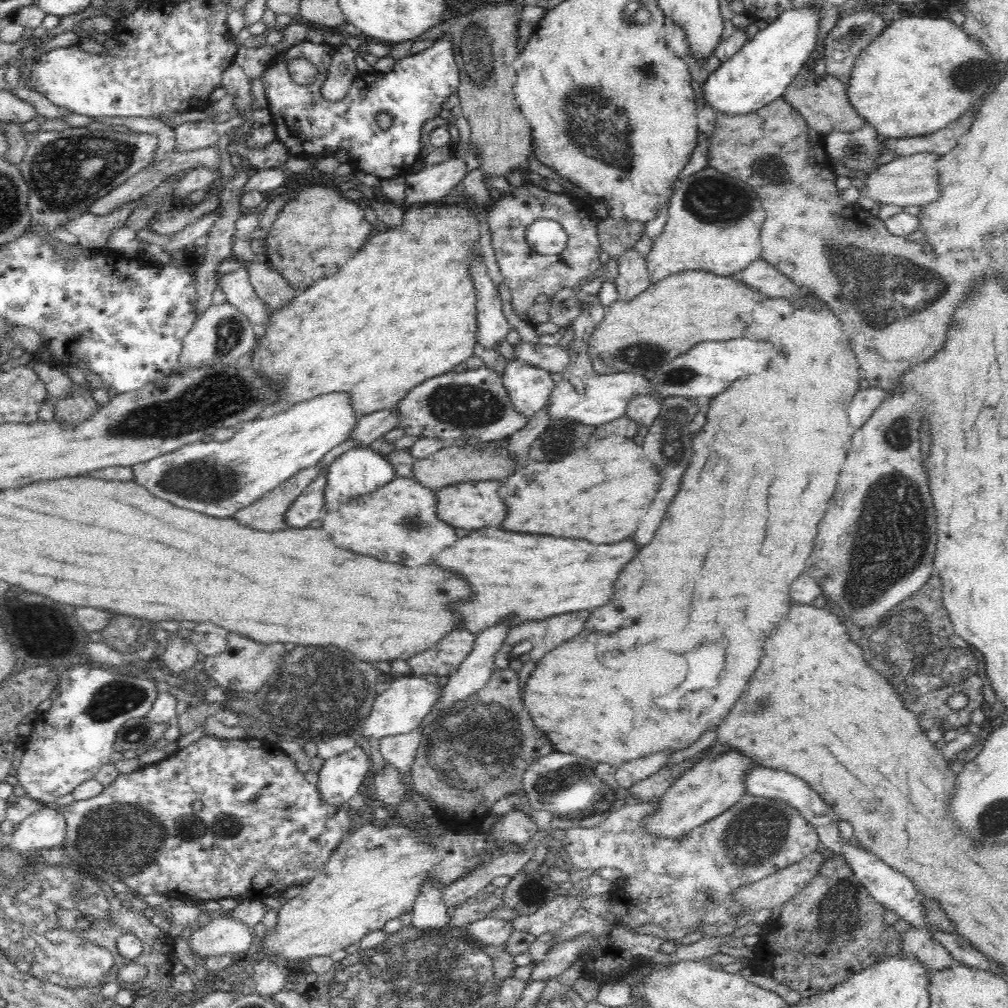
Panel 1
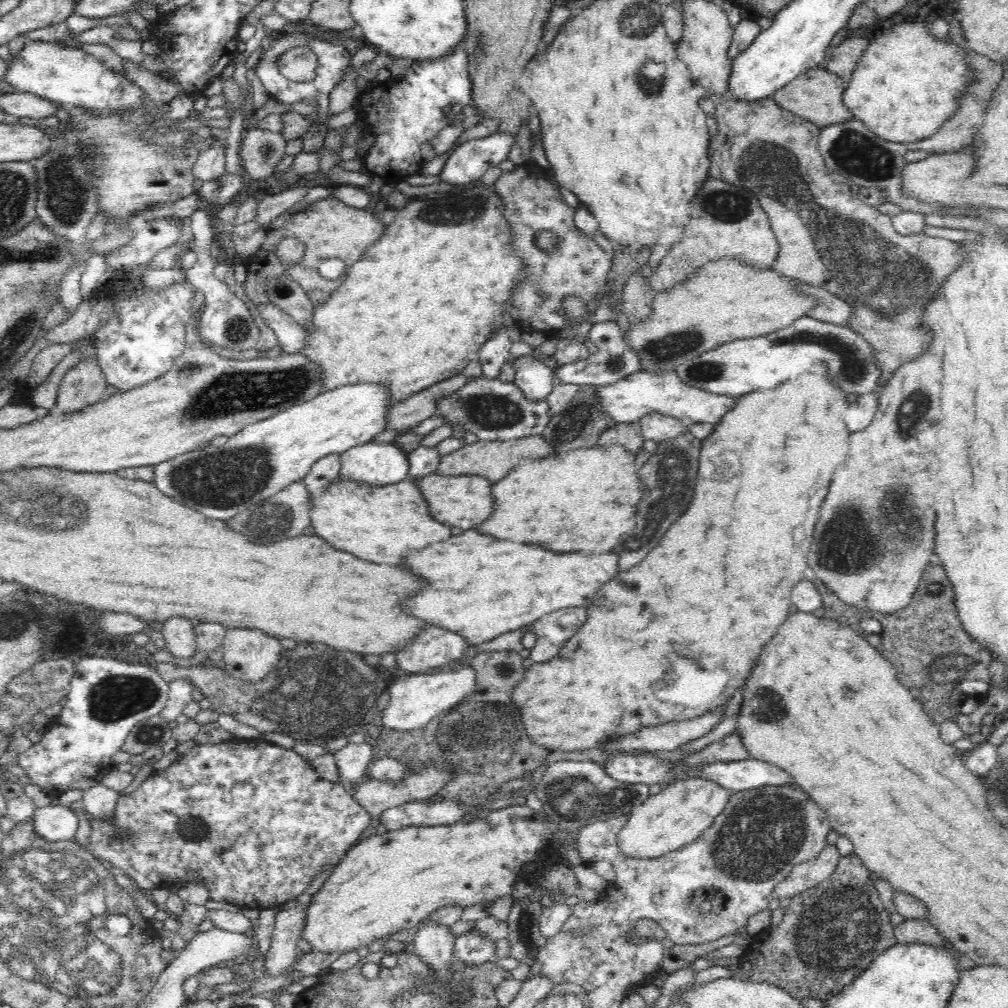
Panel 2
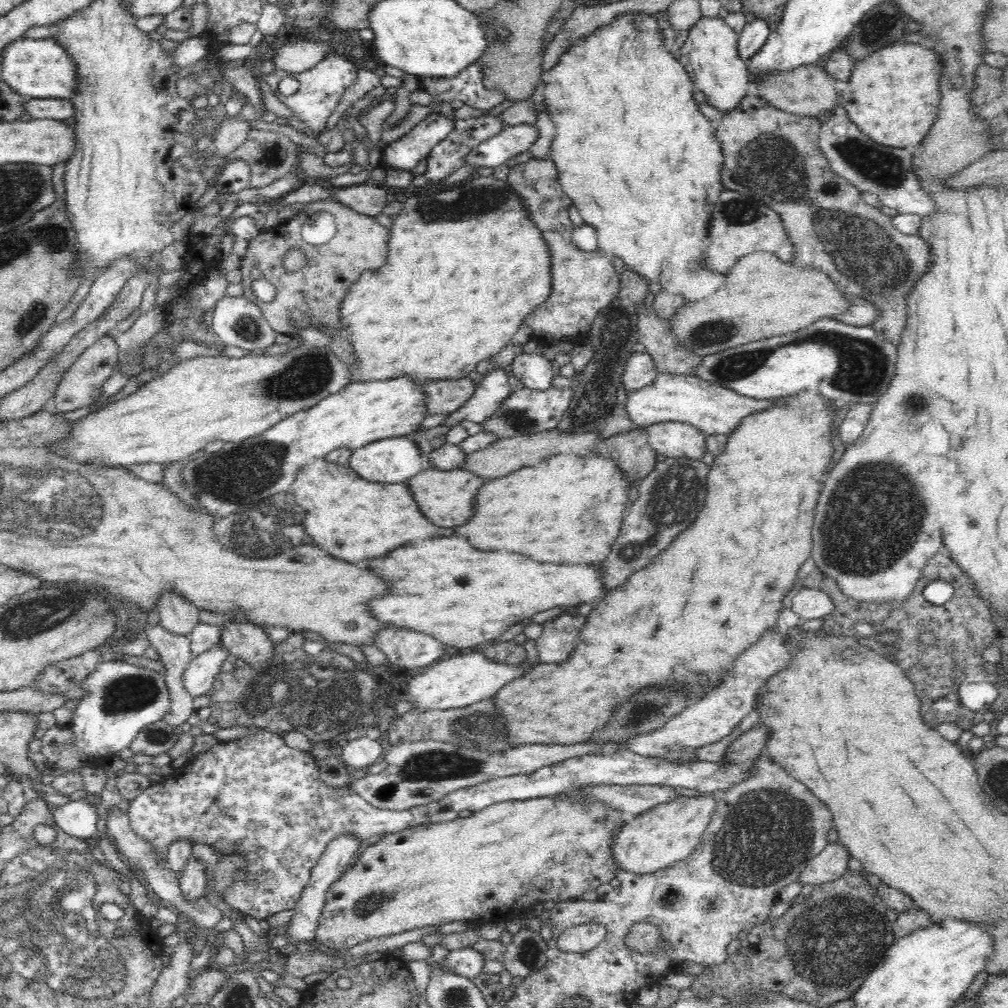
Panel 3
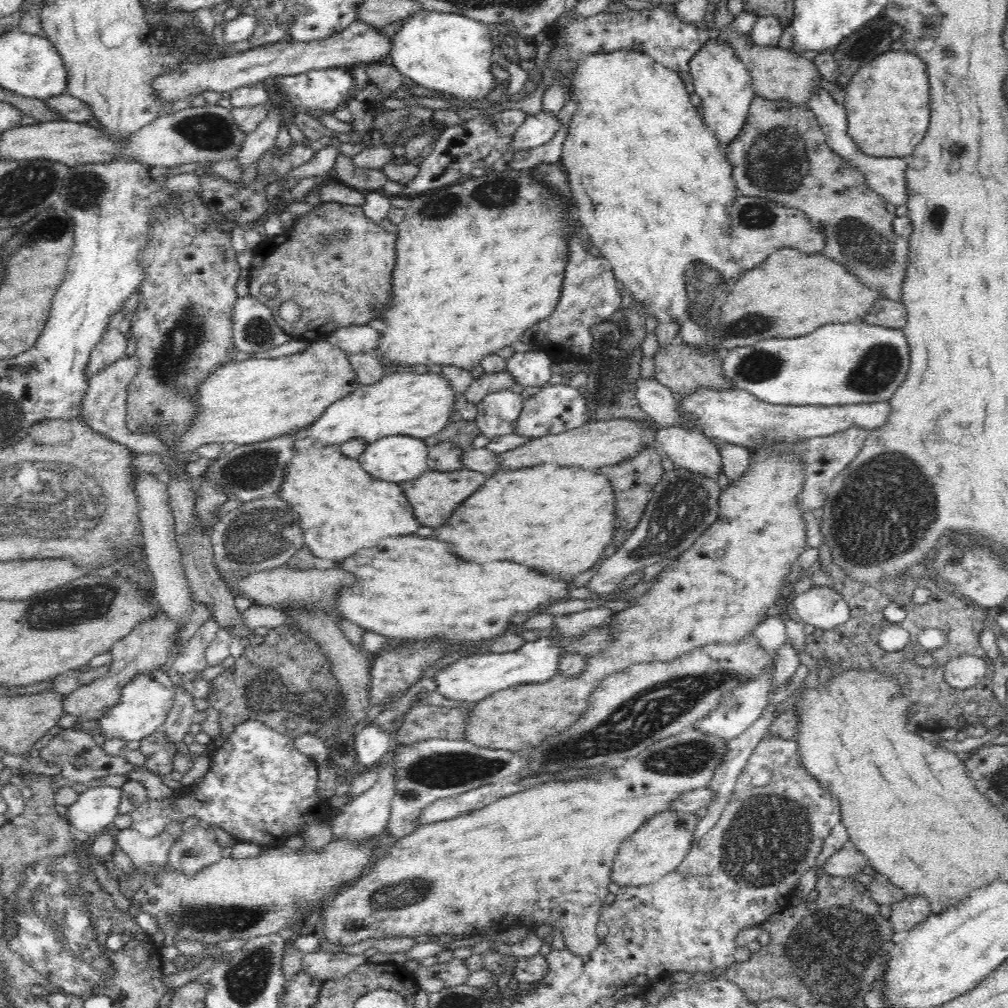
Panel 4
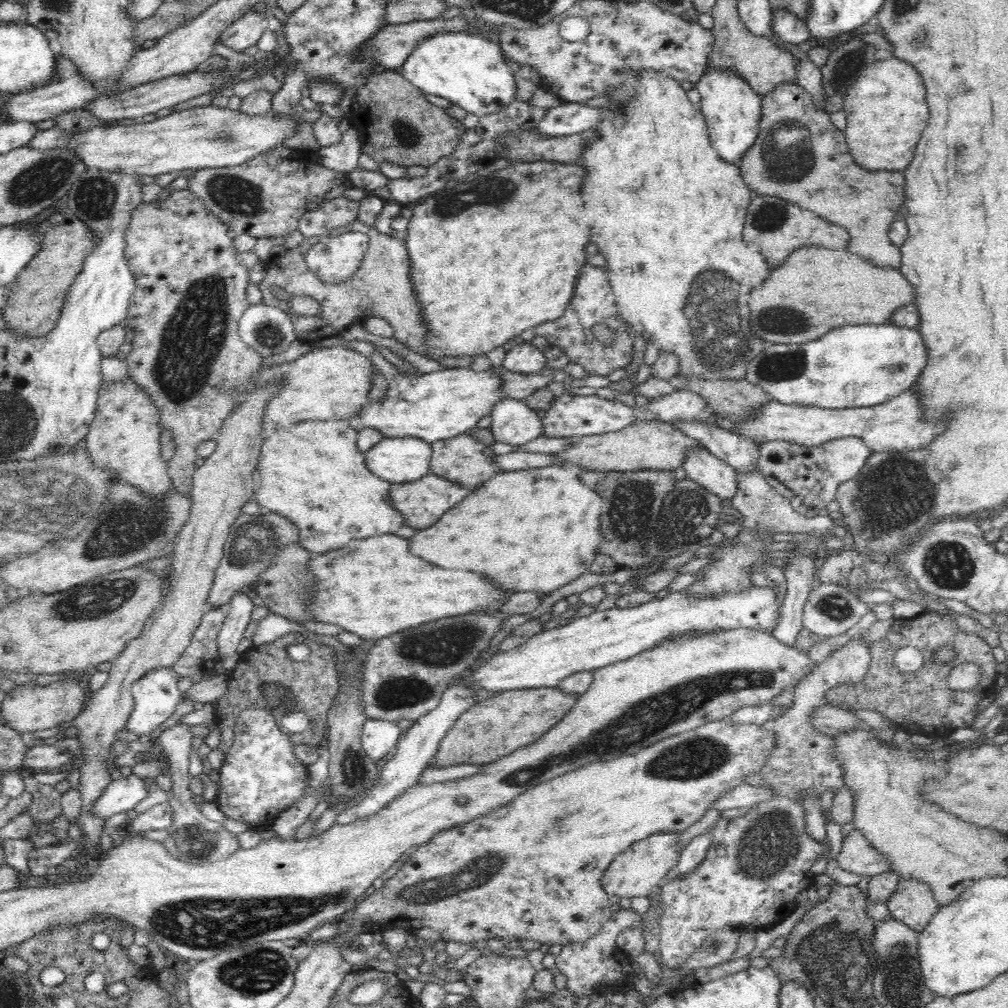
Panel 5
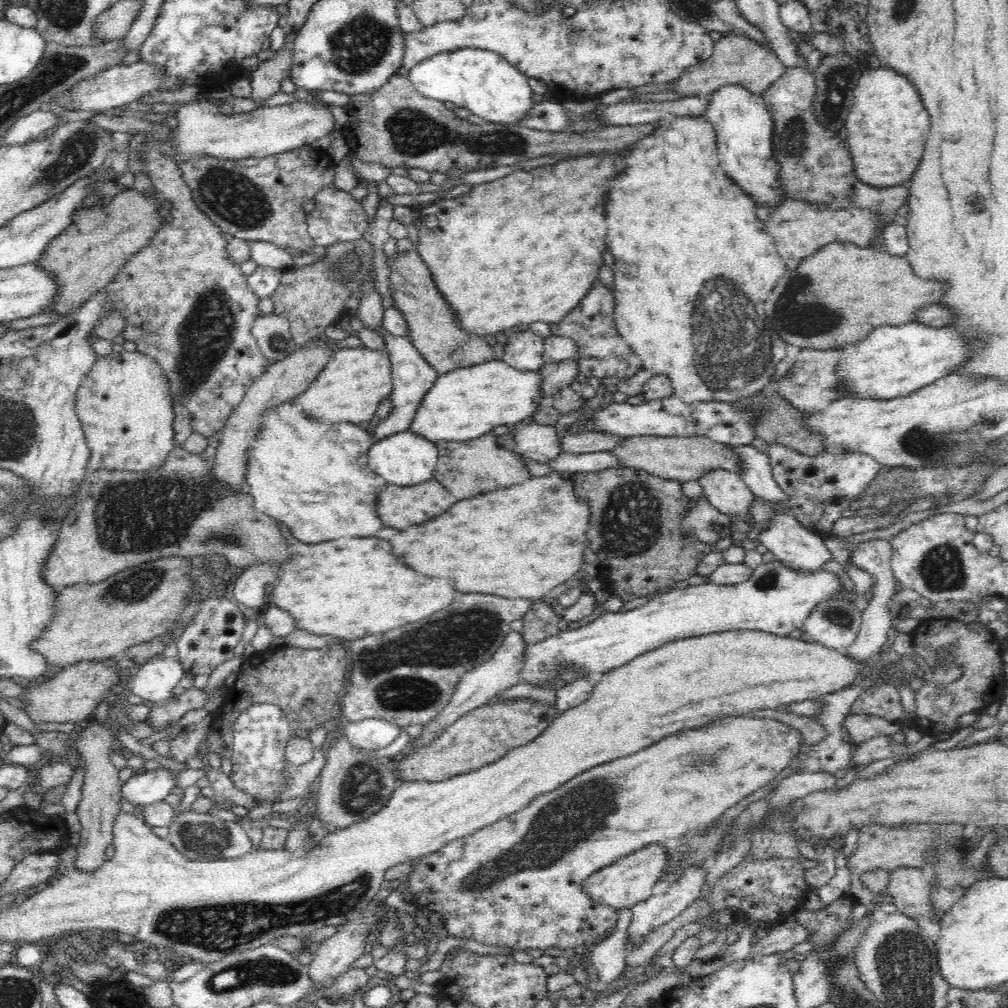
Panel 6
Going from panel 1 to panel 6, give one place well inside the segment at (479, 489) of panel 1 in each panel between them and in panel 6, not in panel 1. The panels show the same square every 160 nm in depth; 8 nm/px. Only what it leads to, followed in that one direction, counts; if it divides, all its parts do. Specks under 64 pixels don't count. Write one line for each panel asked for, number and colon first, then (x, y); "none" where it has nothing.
2: (465, 501)
3: (446, 497)
4: (434, 496)
5: (421, 502)
6: (399, 507)

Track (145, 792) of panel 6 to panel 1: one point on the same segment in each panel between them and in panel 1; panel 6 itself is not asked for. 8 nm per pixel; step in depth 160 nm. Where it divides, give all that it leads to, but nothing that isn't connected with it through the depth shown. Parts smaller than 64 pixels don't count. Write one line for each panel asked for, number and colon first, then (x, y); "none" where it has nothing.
1: (46, 829)
2: (52, 823)
3: (79, 819)
4: (96, 808)
5: (121, 795)

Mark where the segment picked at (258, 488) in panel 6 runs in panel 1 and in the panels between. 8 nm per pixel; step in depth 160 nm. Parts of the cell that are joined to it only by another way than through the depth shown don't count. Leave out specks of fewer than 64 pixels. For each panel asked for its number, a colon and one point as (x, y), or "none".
1: (398, 522)
2: (382, 524)
3: (354, 519)
4: (341, 508)
5: (313, 474)

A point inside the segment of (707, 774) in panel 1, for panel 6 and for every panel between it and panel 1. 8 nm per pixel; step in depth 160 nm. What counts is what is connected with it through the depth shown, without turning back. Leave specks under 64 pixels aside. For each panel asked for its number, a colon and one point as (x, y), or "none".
2: (678, 815)
3: (668, 833)
4: (662, 843)
5: (638, 871)
6: (628, 881)

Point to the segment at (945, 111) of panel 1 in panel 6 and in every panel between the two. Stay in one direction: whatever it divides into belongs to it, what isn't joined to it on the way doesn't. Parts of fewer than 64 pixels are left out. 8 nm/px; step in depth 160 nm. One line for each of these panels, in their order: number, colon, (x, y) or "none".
2: (906, 84)
3: (893, 95)
4: (887, 104)
5: (883, 128)
6: (887, 125)

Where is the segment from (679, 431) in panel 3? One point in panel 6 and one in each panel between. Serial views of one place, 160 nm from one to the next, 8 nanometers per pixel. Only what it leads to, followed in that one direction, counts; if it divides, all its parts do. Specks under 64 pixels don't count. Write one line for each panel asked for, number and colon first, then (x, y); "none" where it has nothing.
4: (692, 450)
5: (715, 475)
6: (726, 490)

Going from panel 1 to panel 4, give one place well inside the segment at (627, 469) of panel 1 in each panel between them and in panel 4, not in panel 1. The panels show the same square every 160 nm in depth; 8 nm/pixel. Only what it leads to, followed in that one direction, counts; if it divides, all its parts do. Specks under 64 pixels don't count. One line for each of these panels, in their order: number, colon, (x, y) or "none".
2: (581, 501)
3: (565, 508)
4: (556, 518)

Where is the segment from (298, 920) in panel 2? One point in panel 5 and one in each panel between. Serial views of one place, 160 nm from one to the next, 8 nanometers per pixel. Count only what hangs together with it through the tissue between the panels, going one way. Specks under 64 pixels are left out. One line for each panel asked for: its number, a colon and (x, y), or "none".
3: (341, 853)
4: (366, 817)
5: (417, 746)

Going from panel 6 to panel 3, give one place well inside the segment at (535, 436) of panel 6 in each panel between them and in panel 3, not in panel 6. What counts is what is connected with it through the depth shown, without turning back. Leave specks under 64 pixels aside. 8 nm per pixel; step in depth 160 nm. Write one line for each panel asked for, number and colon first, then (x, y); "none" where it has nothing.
3: (489, 395)
4: (497, 411)
5: (513, 422)

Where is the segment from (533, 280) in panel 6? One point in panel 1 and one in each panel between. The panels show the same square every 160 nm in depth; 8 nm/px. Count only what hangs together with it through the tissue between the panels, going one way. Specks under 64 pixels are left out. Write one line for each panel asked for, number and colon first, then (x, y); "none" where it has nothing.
1: (401, 310)
2: (415, 309)
3: (412, 317)
4: (463, 287)
5: (483, 277)

